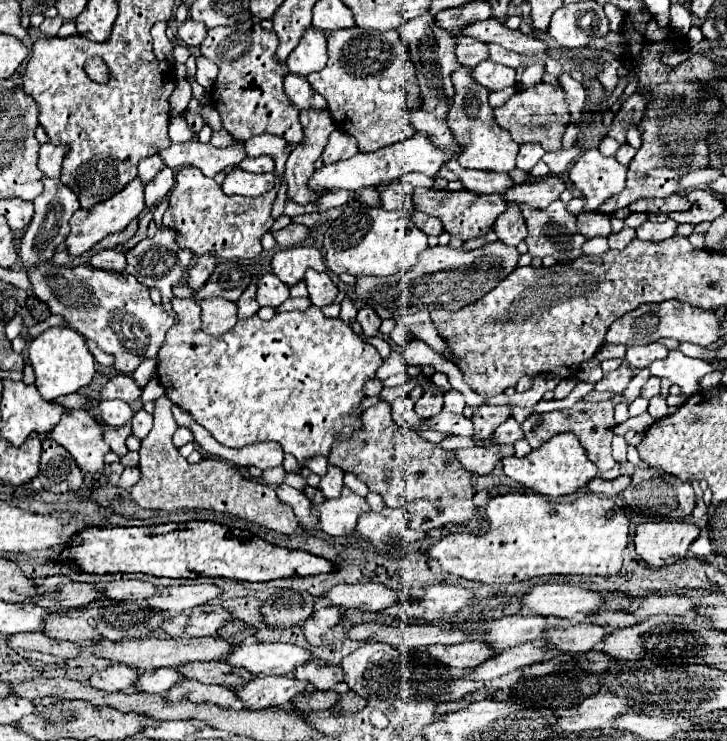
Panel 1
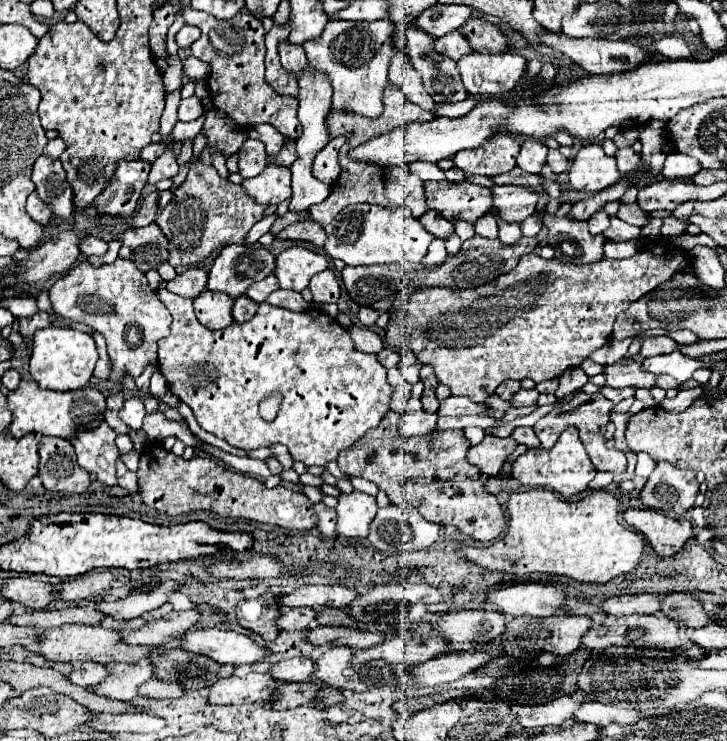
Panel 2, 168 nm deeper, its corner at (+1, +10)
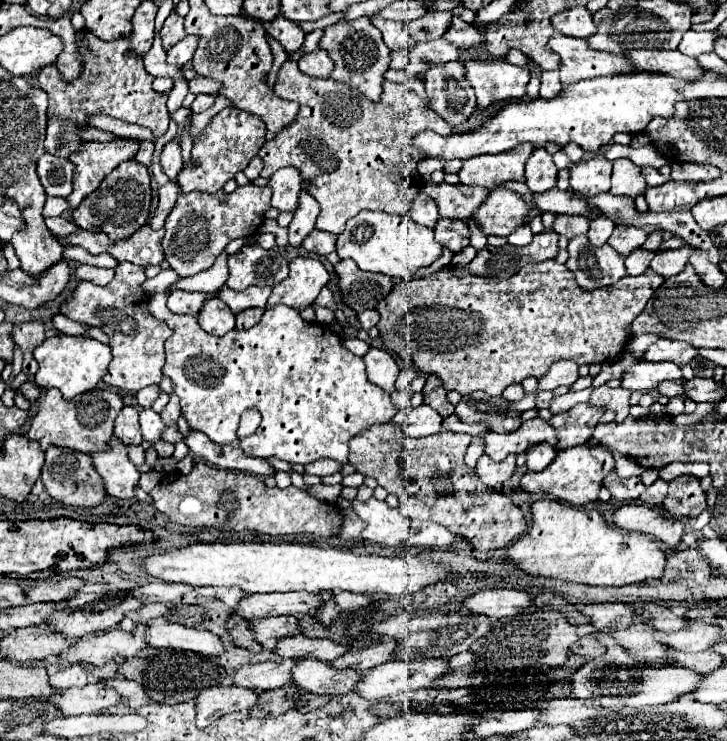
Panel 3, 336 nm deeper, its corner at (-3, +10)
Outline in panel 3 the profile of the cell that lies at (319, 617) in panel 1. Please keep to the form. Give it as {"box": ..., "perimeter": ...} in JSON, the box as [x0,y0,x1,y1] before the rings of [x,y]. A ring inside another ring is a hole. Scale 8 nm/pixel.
{"box":[252,616,298,642],"perimeter":[[[274,616],[252,622],[252,630],[256,632],[258,642],[266,642],[268,638],[286,638],[296,636],[298,630],[298,618],[296,616]]]}

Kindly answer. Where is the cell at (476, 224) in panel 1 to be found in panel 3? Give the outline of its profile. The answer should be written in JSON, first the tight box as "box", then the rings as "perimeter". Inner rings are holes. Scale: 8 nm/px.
{"box":[424,182,490,220],"perimeter":[[[428,182],[424,186],[424,192],[436,200],[438,210],[444,218],[458,218],[458,220],[470,218],[490,194],[480,186],[446,184],[446,182],[442,184]]]}

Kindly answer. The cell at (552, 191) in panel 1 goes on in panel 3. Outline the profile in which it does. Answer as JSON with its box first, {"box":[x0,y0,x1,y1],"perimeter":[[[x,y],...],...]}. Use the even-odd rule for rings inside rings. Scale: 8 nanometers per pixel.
{"box":[472,188,530,236],"perimeter":[[[494,188],[484,206],[480,206],[472,218],[484,228],[484,234],[508,236],[524,224],[528,212],[530,206],[518,192],[508,188]]]}

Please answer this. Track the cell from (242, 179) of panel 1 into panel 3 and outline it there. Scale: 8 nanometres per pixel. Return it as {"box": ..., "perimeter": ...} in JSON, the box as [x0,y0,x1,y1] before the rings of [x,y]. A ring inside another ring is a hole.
{"box":[268,168,302,212],"perimeter":[[[280,168],[268,178],[268,186],[272,188],[272,206],[280,212],[294,212],[298,206],[302,176],[296,168]]]}

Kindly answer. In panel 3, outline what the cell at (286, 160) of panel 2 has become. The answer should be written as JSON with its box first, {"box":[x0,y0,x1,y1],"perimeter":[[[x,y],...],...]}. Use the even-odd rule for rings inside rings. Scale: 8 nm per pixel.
{"box":[258,60,452,234],"perimeter":[[[286,60],[278,70],[274,92],[284,100],[298,102],[300,114],[296,116],[296,122],[292,122],[292,126],[280,130],[272,142],[266,142],[260,148],[258,154],[264,160],[264,170],[260,176],[270,178],[272,172],[284,166],[298,168],[302,178],[314,184],[312,192],[316,202],[320,204],[320,214],[316,220],[318,230],[340,234],[340,230],[344,230],[344,222],[356,216],[364,208],[408,216],[412,196],[424,184],[424,180],[418,178],[418,170],[416,170],[416,164],[424,156],[418,154],[418,150],[412,146],[412,134],[418,134],[420,130],[434,130],[438,134],[452,132],[452,126],[448,126],[448,122],[440,118],[432,108],[424,106],[424,102],[404,84],[384,80],[382,88],[384,88],[382,100],[378,104],[378,102],[368,102],[368,98],[364,98],[362,94],[352,94],[352,90],[344,90],[344,86],[340,86],[340,82],[332,78],[328,80],[308,78],[306,74],[300,72],[294,60]]]}

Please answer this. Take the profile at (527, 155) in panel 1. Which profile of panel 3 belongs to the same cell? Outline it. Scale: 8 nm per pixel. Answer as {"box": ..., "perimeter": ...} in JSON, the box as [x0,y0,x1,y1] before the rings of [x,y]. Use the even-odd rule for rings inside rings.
{"box":[526,148,556,192],"perimeter":[[[536,148],[526,160],[526,186],[532,192],[544,192],[556,186],[556,164],[546,148]]]}

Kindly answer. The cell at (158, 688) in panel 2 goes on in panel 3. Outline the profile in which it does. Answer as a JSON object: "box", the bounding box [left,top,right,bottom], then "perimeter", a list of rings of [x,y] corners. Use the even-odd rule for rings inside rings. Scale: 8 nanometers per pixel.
{"box":[104,676,152,708],"perimeter":[[[116,676],[116,678],[104,680],[104,682],[108,682],[108,686],[112,686],[112,688],[116,688],[116,692],[122,696],[120,704],[126,704],[130,708],[140,708],[140,706],[152,704],[152,698],[146,694],[144,686],[140,686],[134,680],[128,680],[124,676]]]}

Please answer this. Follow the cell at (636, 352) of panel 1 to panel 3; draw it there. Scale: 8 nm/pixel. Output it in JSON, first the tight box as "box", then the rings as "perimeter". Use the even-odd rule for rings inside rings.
{"box":[644,338,698,366],"perimeter":[[[660,338],[658,342],[654,342],[646,354],[644,360],[650,362],[674,362],[678,366],[690,364],[694,358],[698,356],[698,348],[690,346],[688,342],[680,342],[680,340],[668,340],[668,338]]]}

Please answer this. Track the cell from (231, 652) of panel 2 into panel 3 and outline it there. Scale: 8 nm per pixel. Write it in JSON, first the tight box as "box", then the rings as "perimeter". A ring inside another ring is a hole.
{"box":[148,622,224,656],"perimeter":[[[150,622],[148,624],[148,644],[156,648],[172,648],[172,650],[190,650],[204,656],[220,656],[224,654],[224,642],[220,636],[188,628],[182,624],[162,624]]]}

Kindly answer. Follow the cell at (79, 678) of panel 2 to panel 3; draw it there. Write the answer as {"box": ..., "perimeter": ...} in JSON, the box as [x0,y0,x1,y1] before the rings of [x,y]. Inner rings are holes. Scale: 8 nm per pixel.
{"box":[50,664,90,690],"perimeter":[[[74,664],[74,666],[68,666],[64,670],[58,670],[50,676],[50,684],[58,690],[66,690],[66,688],[84,688],[88,684],[88,674],[90,674],[90,668],[86,666],[80,666],[80,664]]]}

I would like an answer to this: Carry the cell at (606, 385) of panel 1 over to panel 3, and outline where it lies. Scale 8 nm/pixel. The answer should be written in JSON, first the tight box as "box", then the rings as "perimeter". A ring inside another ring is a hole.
{"box":[656,380,686,398],"perimeter":[[[668,380],[668,382],[660,382],[658,384],[658,388],[656,388],[662,396],[668,396],[668,398],[672,398],[672,396],[686,396],[686,392],[684,392],[684,388],[682,388],[682,380]]]}

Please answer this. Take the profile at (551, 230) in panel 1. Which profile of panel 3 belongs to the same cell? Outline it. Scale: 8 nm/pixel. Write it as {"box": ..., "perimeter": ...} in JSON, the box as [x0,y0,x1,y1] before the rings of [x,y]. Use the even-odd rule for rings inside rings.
{"box":[566,236,626,290],"perimeter":[[[574,236],[566,250],[566,266],[576,276],[576,282],[582,290],[608,286],[626,274],[624,256],[620,256],[610,244],[592,246],[586,236]]]}

